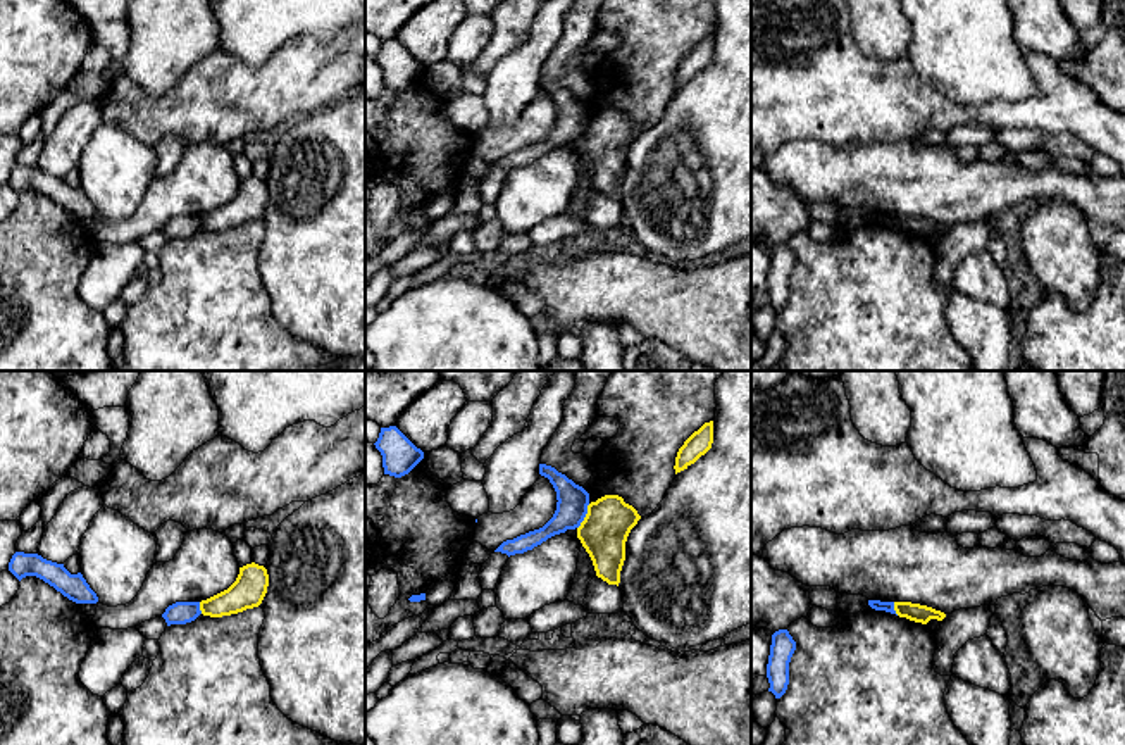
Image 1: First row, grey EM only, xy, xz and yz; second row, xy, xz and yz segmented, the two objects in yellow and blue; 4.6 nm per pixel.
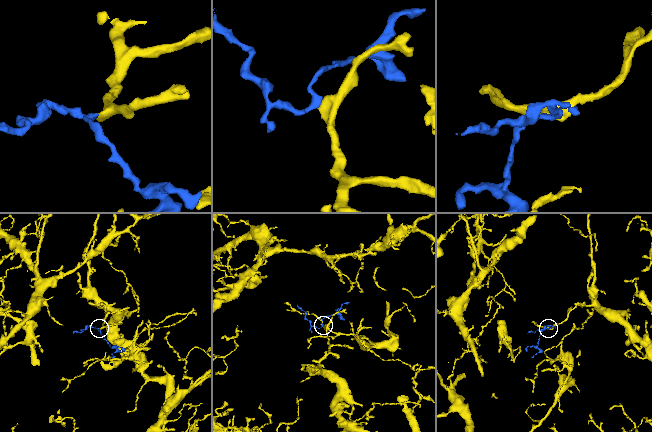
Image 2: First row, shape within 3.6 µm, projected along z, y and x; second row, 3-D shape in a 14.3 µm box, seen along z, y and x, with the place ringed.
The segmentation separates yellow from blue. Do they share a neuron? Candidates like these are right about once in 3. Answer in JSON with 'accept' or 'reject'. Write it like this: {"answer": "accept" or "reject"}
{"answer": "reject"}

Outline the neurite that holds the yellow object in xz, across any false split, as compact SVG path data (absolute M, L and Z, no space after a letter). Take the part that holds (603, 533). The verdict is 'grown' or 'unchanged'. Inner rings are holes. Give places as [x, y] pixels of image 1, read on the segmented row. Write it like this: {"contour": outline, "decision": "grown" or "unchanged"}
{"contour": "M605 495L587 505L577 538L589 554L596 576L608 585L620 583L625 542L641 516L618 495Z", "decision": "unchanged"}

